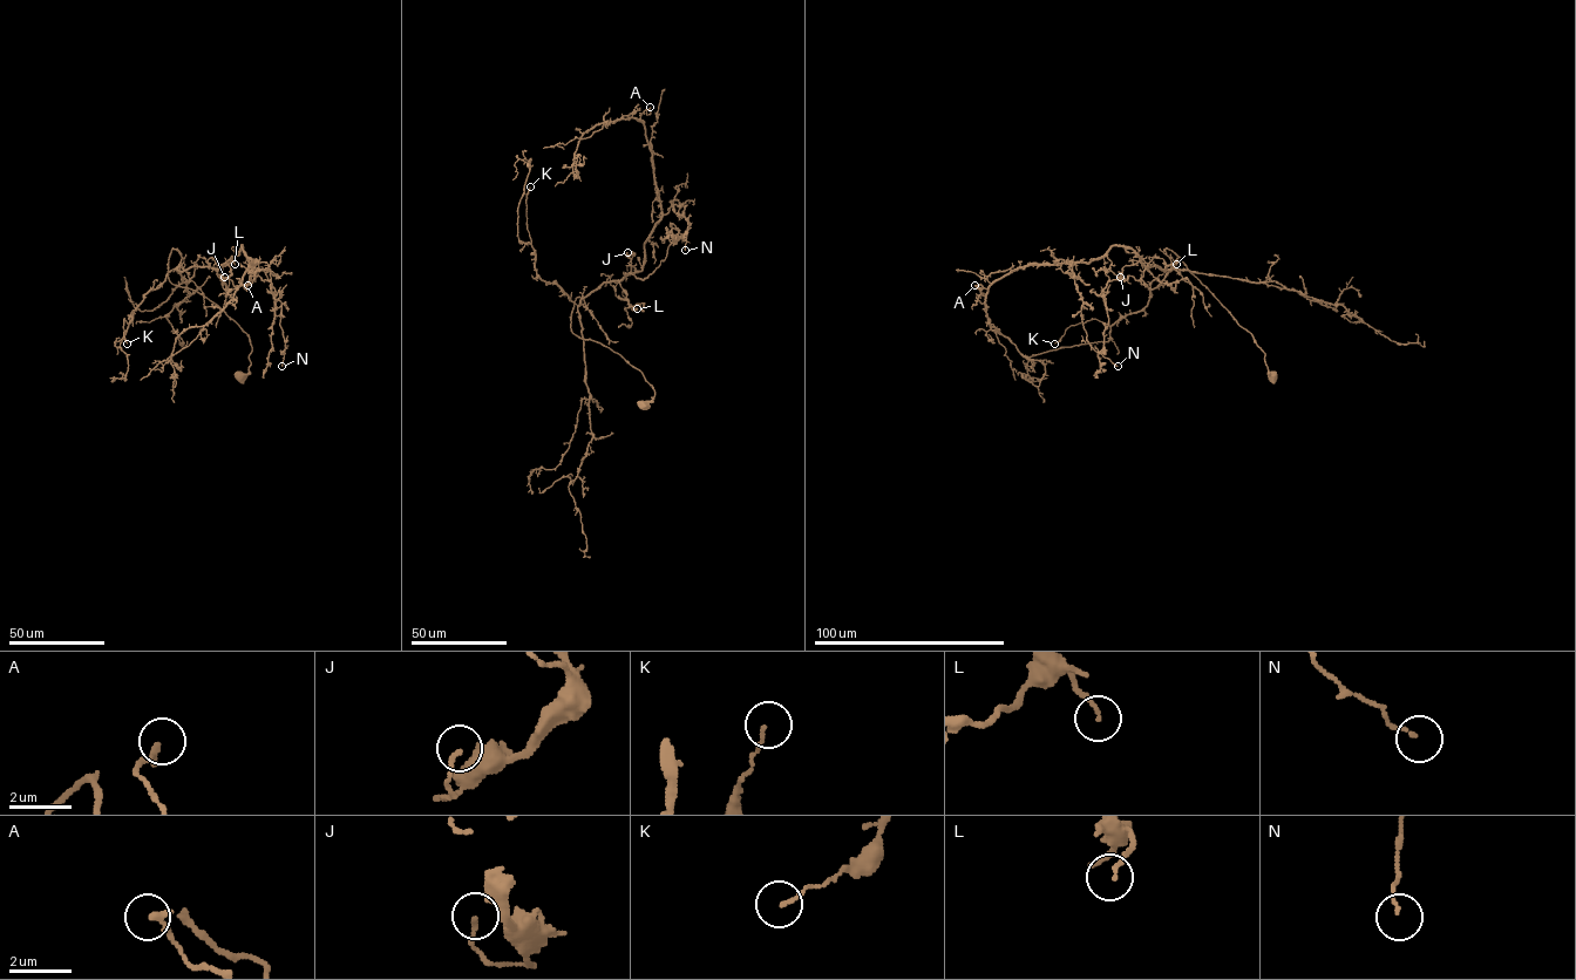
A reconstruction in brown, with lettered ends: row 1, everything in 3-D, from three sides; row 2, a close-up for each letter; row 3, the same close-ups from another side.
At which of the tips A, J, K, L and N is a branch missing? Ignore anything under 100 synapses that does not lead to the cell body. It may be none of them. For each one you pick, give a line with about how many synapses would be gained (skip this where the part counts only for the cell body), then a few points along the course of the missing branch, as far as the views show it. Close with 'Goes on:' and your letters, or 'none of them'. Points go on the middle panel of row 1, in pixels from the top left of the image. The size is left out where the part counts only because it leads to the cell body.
Goes on: none of them

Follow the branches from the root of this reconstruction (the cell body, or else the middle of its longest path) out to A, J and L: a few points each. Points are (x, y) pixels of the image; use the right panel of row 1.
A: (1272, 375), (1252, 335), (1167, 249), (1166, 271), (1113, 245), (1089, 263), (1027, 264), (986, 288), (975, 285)
J: (1272, 375), (1252, 335), (1170, 250), (1164, 249), (1170, 269), (1147, 269), (1139, 261), (1123, 266), (1120, 277)
L: (1272, 375), (1252, 335), (1173, 251), (1164, 249), (1170, 269), (1148, 265), (1154, 257), (1166, 265), (1176, 264)

